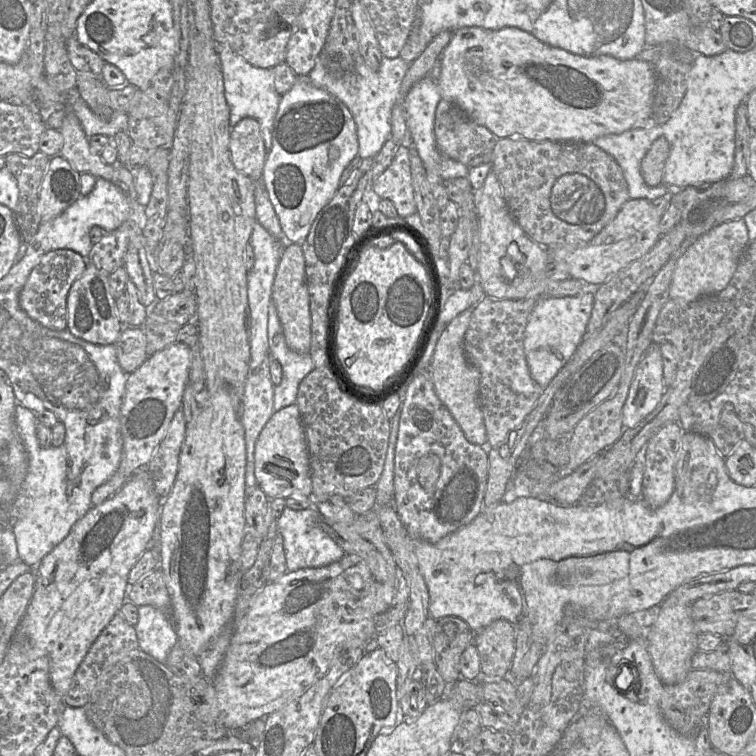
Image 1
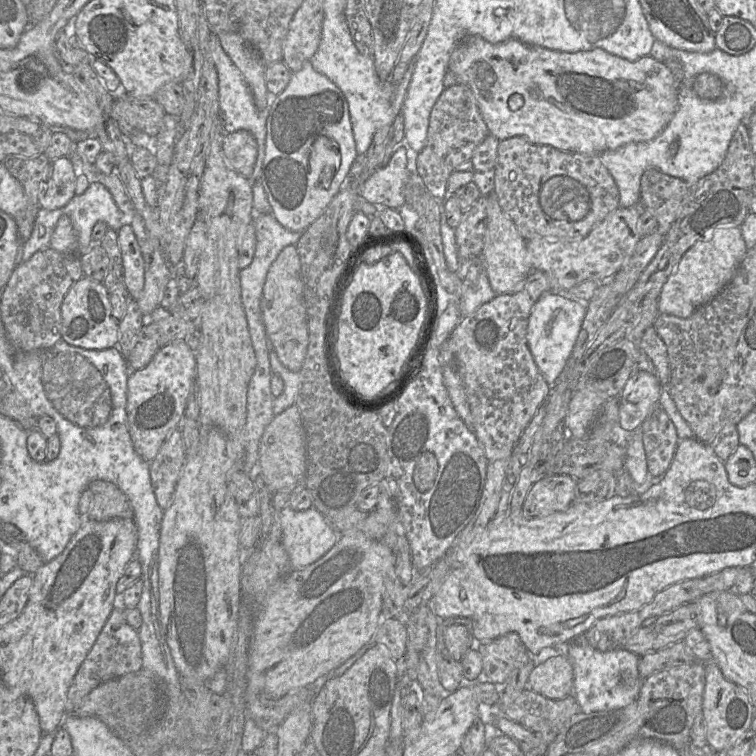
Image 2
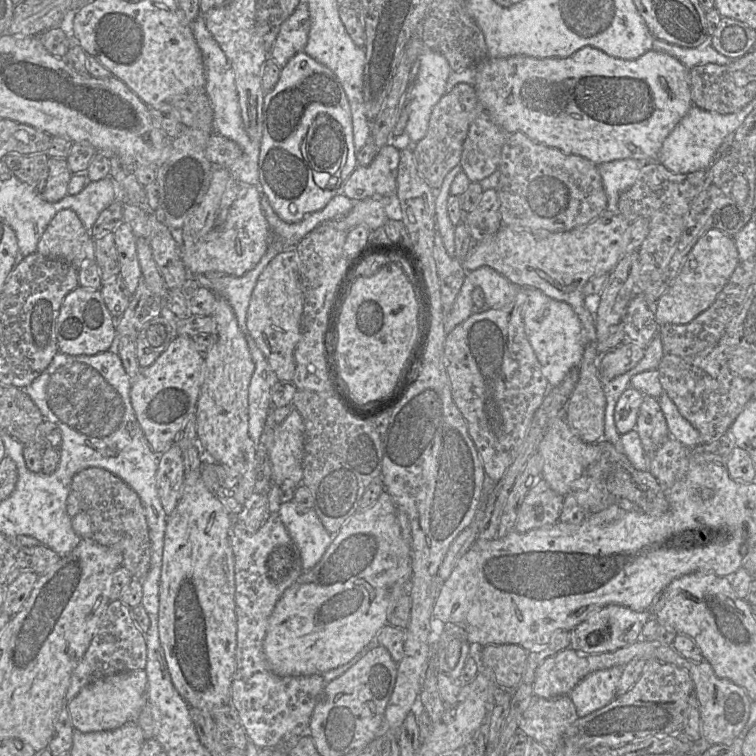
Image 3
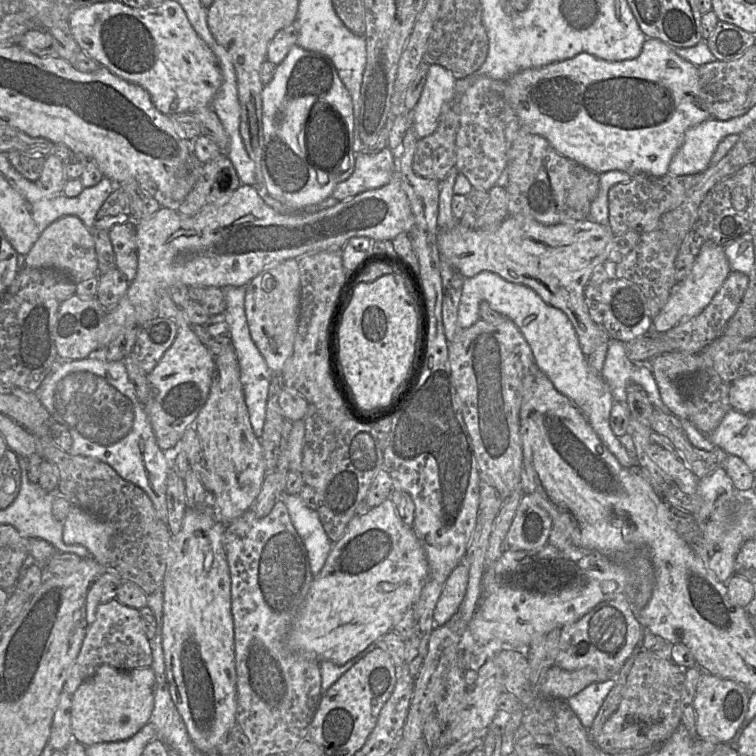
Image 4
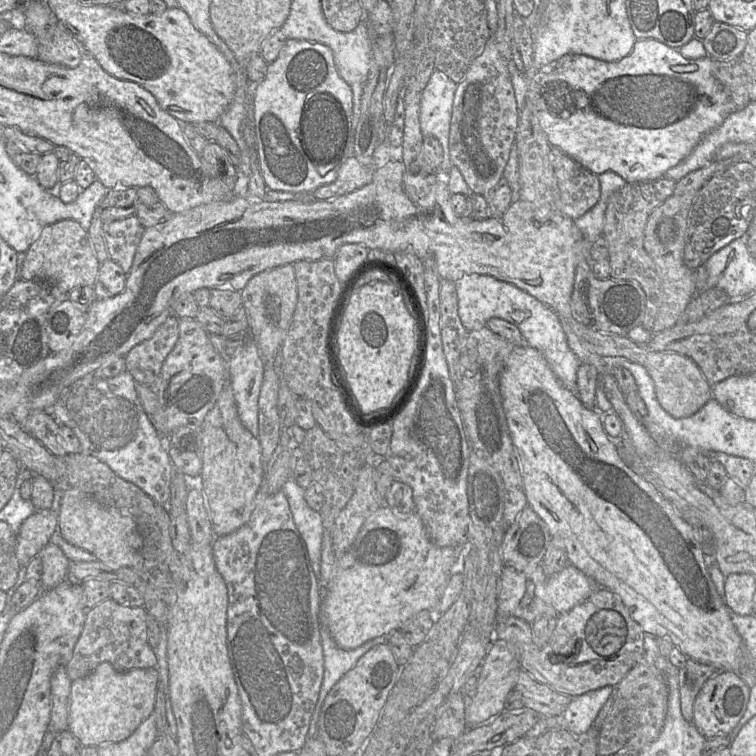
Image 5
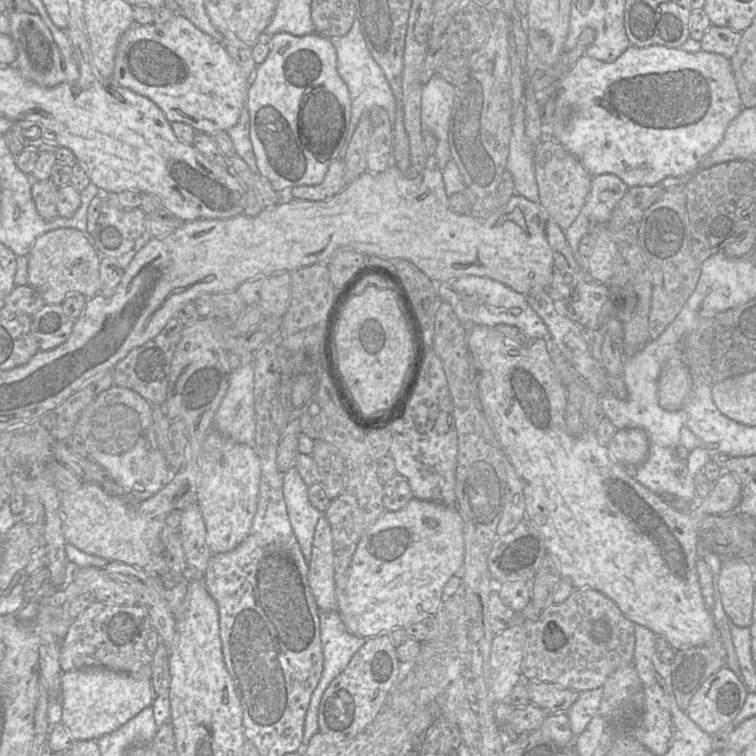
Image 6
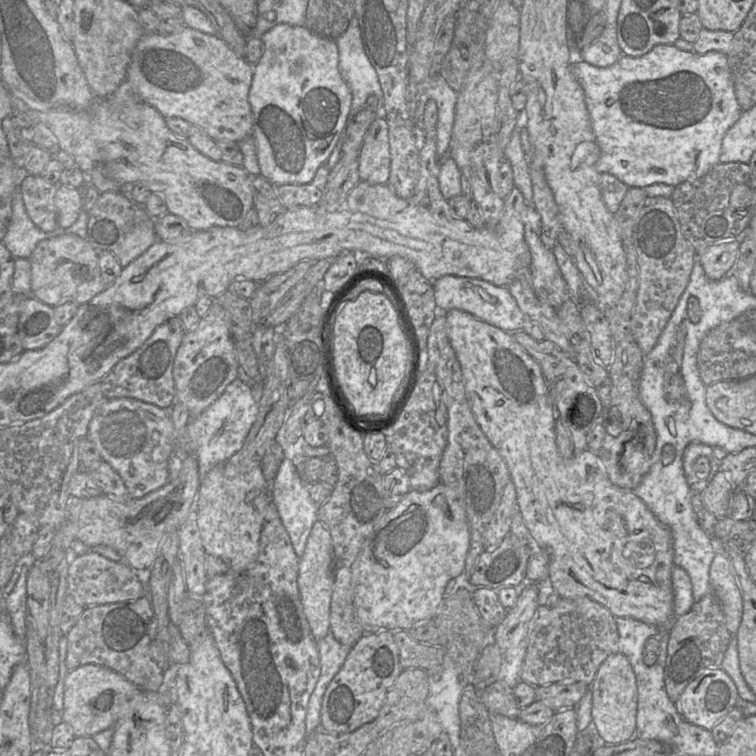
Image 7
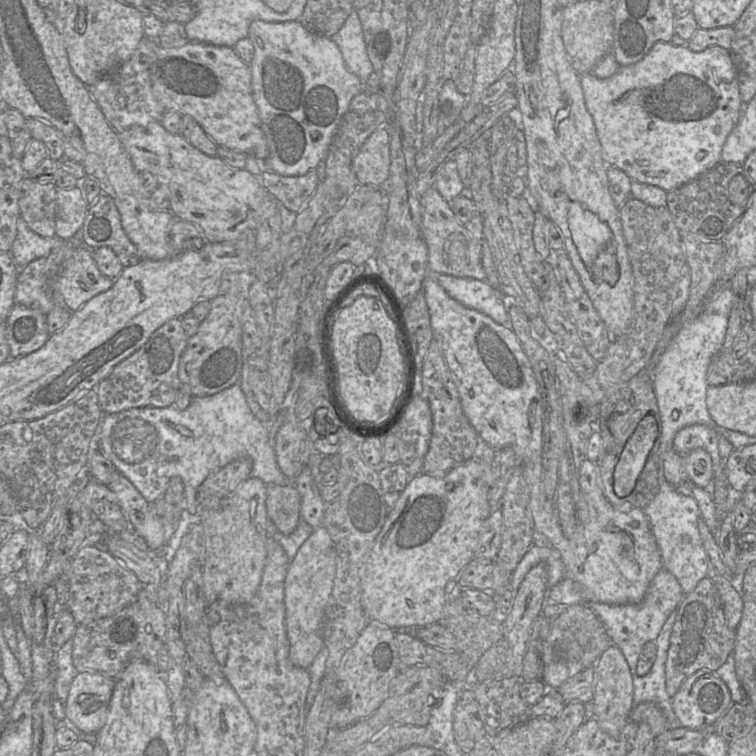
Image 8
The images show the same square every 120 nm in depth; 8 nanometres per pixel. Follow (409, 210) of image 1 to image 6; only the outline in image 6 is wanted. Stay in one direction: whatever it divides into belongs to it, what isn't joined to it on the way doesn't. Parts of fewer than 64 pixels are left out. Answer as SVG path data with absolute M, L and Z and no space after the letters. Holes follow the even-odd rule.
M337 159L330 164L324 180L318 185L297 186L289 191L293 199L322 201L328 200L341 192L346 184L345 164Z

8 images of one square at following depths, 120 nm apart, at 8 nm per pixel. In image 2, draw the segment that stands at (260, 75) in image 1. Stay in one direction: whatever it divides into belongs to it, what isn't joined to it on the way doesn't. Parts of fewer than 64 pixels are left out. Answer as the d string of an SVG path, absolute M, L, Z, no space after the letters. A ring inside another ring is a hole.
M211 34L209 47L218 75L219 107L223 129L226 133L232 133L238 130L247 130L254 136L258 145L258 153L253 173L248 179L251 182L260 181L261 168L265 157L267 132L266 122L269 113L269 106L263 111L259 111L256 108L252 94L241 71L224 51L216 34Z

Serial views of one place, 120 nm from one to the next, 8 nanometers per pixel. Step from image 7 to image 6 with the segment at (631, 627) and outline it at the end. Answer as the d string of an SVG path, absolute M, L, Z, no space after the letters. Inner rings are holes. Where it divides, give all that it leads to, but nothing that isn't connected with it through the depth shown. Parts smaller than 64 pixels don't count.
M635 625L635 650L633 665L638 675L647 673L645 668L653 665L655 671L652 672L655 678L662 680L661 675L665 677L663 681L672 680L672 670L670 665L666 665L659 658L659 653L655 649L656 634L647 627Z

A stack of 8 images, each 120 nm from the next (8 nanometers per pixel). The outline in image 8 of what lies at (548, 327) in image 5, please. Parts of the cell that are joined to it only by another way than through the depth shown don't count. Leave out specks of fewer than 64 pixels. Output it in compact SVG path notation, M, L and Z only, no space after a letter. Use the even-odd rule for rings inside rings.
M446 274L433 275L451 298L490 317L500 325L509 326L508 303L487 281Z

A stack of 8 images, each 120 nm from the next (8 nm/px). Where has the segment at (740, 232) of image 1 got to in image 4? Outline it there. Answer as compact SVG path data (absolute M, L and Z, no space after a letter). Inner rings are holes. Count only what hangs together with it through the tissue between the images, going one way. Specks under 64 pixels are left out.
M705 242L684 280L673 286L673 292L660 313L653 319L654 330L665 333L669 329L698 315L712 300L725 279L731 273L724 247L712 242Z

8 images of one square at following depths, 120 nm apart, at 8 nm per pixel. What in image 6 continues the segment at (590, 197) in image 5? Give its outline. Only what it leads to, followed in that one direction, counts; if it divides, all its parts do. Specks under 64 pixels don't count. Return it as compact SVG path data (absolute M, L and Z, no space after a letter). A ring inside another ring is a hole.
M544 140L536 146L534 171L539 189L540 205L547 211L549 217L563 231L566 231L586 203L593 175L563 145L554 140Z

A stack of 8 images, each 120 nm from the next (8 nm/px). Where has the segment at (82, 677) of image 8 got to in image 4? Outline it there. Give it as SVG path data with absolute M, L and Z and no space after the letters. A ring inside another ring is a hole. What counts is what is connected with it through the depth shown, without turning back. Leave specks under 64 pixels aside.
M100 666L71 696L71 727L73 741L85 747L131 738L150 722L154 707L155 674L151 667L118 670Z

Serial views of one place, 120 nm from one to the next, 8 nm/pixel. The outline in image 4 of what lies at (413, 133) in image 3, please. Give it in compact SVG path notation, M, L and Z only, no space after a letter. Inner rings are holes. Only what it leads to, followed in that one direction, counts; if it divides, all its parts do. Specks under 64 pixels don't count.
M438 64L429 65L420 98L411 112L411 125L418 139L431 135L438 126L444 105L455 98L456 79Z

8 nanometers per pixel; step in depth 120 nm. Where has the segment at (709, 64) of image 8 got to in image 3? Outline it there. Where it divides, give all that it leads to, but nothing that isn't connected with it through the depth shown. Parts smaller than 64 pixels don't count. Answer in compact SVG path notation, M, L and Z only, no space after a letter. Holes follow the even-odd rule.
M587 46L578 50L568 58L534 58L525 55L487 58L474 68L477 69L474 88L476 89L479 102L493 121L506 133L523 132L537 143L556 148L565 154L582 156L597 165L628 158L646 162L656 162L655 160L663 142L693 106L690 89L690 69L676 58L654 50L648 51L635 60L626 60L609 56L597 48Z

